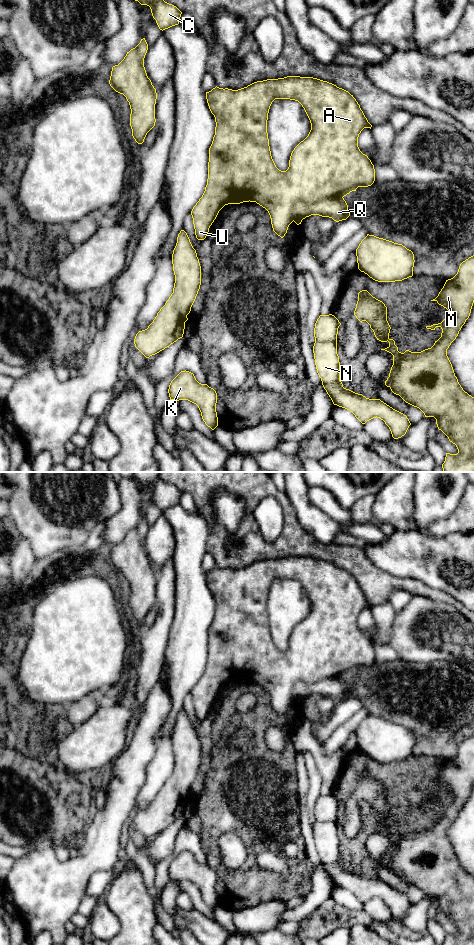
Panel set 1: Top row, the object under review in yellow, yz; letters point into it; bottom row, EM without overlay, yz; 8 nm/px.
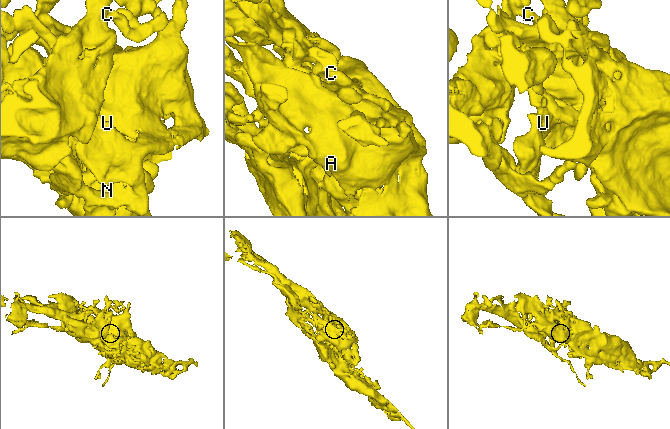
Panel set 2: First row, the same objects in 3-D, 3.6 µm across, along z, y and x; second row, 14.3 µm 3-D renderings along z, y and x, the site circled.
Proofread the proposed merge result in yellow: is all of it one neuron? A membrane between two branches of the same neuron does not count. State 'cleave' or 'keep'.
cleave

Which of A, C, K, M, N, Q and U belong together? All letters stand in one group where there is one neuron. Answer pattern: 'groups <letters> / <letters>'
groups A C K M N U / Q

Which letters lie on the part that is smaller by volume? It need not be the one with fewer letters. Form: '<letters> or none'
Q

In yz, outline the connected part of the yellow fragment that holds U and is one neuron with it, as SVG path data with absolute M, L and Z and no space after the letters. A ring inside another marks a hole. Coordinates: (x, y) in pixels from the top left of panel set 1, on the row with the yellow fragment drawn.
M287 76L284 78L278 79L267 79L263 81L254 82L247 87L232 90L228 88L219 88L215 87L211 91L206 92L206 99L209 106L211 113L215 117L216 127L215 127L215 135L213 137L212 144L209 148L209 162L208 162L208 179L207 185L205 187L205 191L196 205L193 207L191 211L191 215L193 218L193 224L195 229L195 235L198 240L204 240L209 232L209 228L216 219L219 211L228 204L240 204L243 202L256 202L263 208L265 208L271 218L271 224L273 231L283 238L287 233L289 225L293 222L293 208L296 202L301 201L306 204L313 204L318 201L321 201L326 198L331 197L344 197L352 191L356 191L358 187L368 187L371 186L375 181L375 169L374 165L372 164L371 160L368 158L367 155L363 154L359 147L358 147L358 137L361 131L364 128L370 128L372 125L368 122L367 118L365 117L363 111L360 108L360 105L356 101L356 99L351 95L348 91L337 87L336 85L329 83L327 81L323 81L313 77L300 77L300 76ZM275 99L290 99L298 101L302 107L304 108L310 123L311 123L311 130L308 136L301 141L292 151L290 160L289 160L289 167L286 171L279 170L271 156L270 146L269 146L269 139L267 133L267 120L268 120L268 113L272 102Z

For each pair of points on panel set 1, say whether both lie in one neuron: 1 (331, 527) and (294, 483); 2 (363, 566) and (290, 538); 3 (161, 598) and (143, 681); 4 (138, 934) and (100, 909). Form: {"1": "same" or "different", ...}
{"1": "same", "2": "same", "3": "same", "4": "different"}

